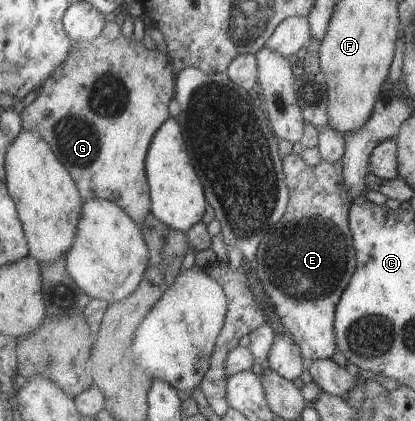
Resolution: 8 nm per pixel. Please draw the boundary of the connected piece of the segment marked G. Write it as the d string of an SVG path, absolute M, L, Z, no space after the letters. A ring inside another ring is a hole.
M121 33L113 40L98 35L78 44L71 40L68 56L37 86L35 100L23 108L22 127L38 131L50 145L74 179L84 201L91 198L112 201L140 225L151 212L152 204L145 175L145 156L156 129L170 117L168 104L175 96L176 73L163 50L146 48L134 35L127 38Z

